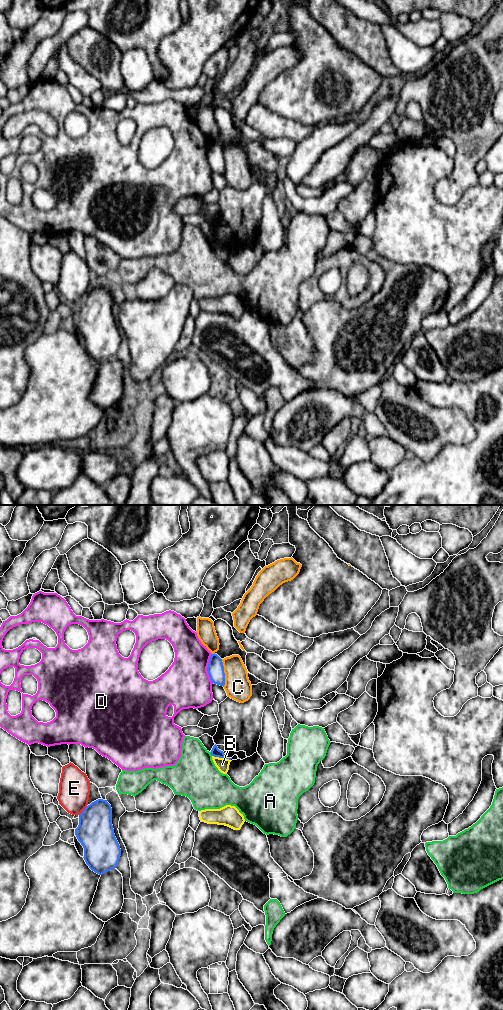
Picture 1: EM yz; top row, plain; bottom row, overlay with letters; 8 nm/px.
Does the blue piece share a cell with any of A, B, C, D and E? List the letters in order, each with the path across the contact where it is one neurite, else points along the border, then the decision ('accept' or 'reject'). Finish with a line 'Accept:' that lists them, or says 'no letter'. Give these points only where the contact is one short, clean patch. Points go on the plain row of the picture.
A: reject
B: reject
C: reject
D: reject
E: reject
Accept: no letter

